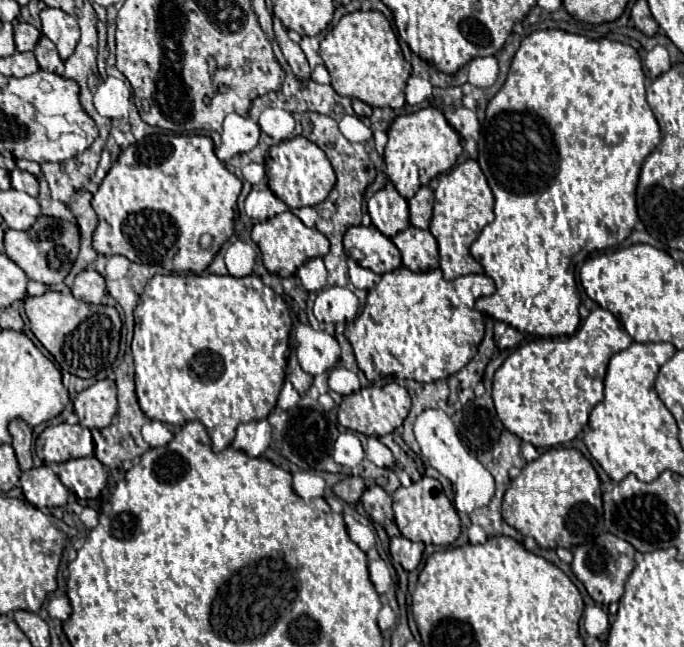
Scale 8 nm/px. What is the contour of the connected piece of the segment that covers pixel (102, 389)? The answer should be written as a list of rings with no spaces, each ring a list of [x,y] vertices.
[[[99,380],[93,386],[79,392],[73,400],[79,424],[85,428],[105,428],[117,412],[115,382]]]

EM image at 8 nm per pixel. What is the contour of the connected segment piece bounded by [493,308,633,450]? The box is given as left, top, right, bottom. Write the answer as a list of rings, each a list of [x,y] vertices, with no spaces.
[[[603,308],[591,310],[587,316],[587,322],[581,324],[581,328],[571,336],[563,340],[533,340],[527,344],[521,344],[495,372],[493,376],[493,402],[499,420],[503,426],[519,436],[523,442],[533,444],[539,450],[559,446],[563,442],[571,442],[589,420],[591,410],[603,400],[603,378],[609,364],[611,354],[617,354],[631,344],[631,336],[625,332],[623,324],[617,322],[617,318]]]

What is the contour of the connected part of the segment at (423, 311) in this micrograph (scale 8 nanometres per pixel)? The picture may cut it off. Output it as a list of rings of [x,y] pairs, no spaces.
[[[401,266],[393,272],[383,274],[379,284],[369,290],[363,312],[355,318],[357,322],[353,320],[345,328],[345,336],[351,342],[357,364],[369,382],[377,382],[389,376],[415,380],[415,382],[435,382],[441,378],[449,378],[475,356],[477,346],[483,340],[485,324],[483,324],[483,314],[475,312],[473,304],[477,298],[493,292],[495,292],[495,284],[485,274],[467,274],[455,280],[445,280],[439,268],[433,272],[417,274]]]

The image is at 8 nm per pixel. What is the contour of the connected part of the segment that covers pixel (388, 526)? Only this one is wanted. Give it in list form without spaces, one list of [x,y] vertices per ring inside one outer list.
[[[381,486],[367,488],[365,494],[363,494],[363,498],[361,498],[361,502],[363,502],[365,512],[371,516],[371,520],[375,524],[381,524],[385,528],[385,532],[387,532],[389,538],[395,538],[395,536],[401,534],[399,528],[397,528],[397,524],[395,524],[395,520],[393,520],[391,496]]]

